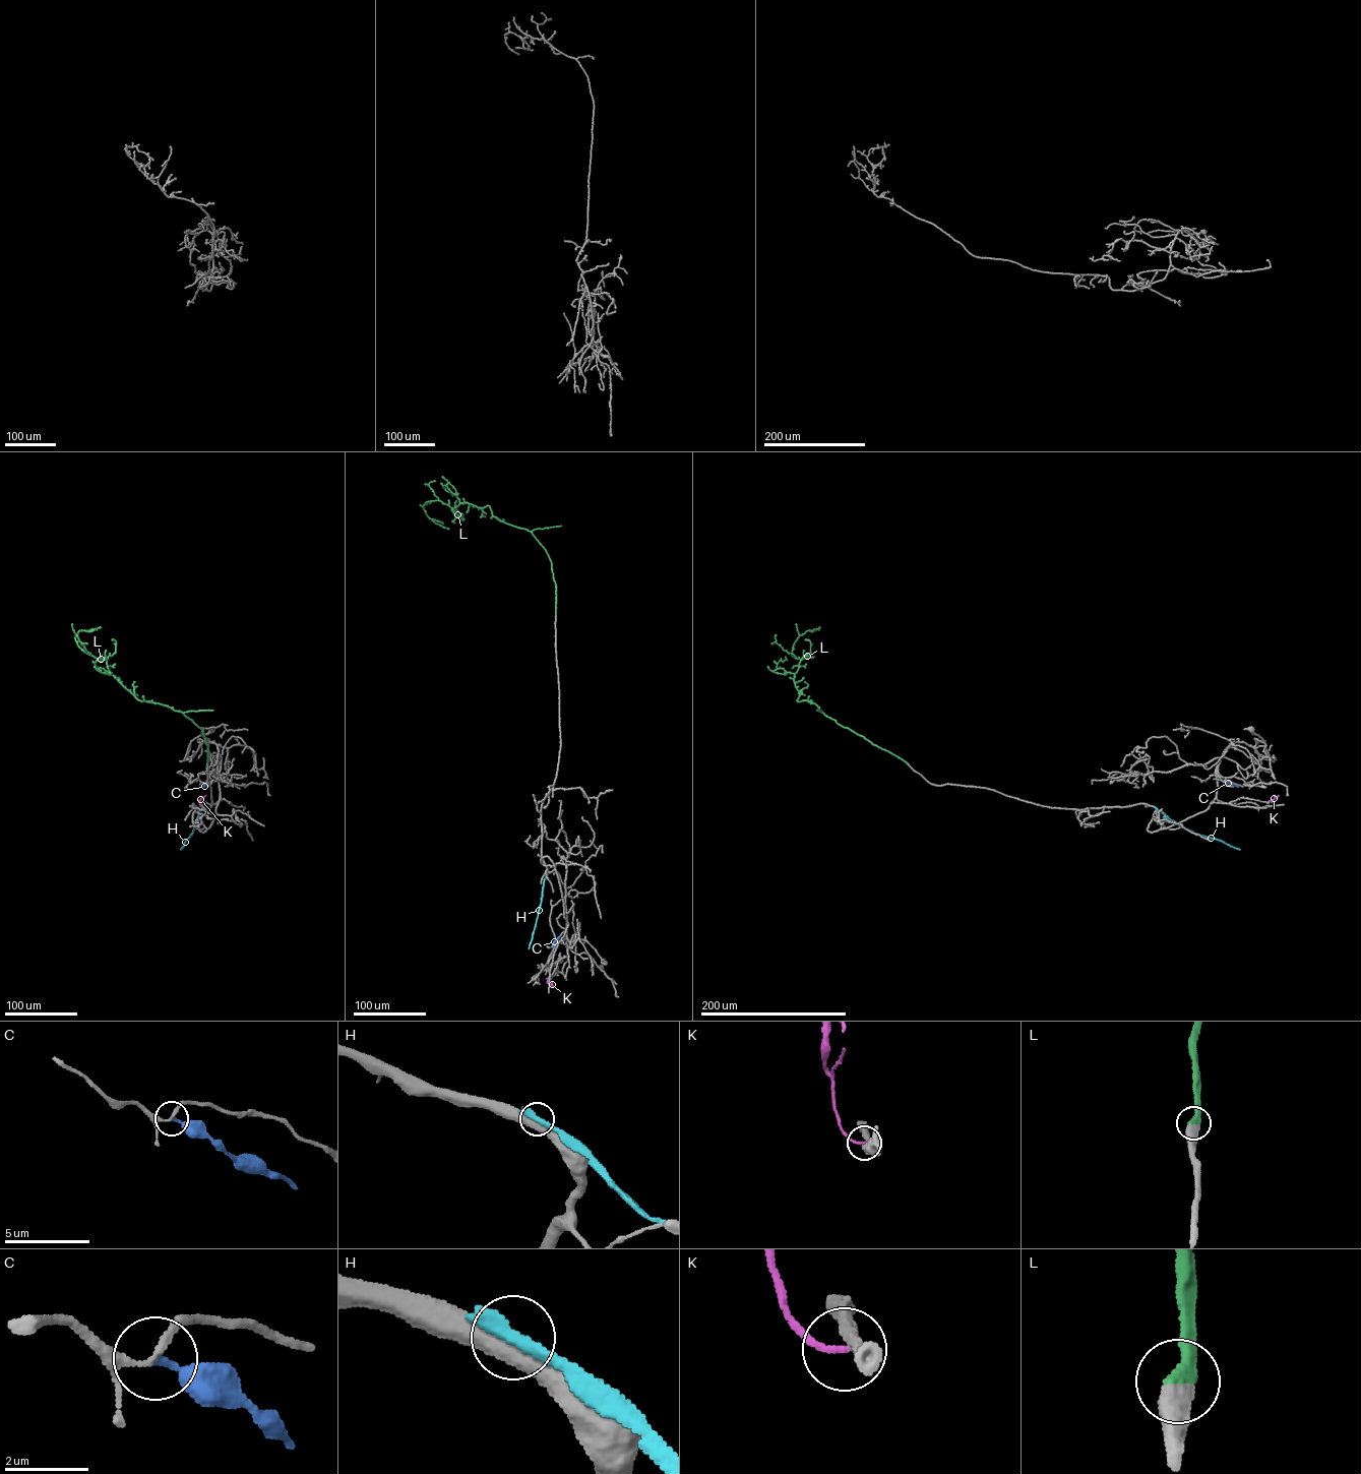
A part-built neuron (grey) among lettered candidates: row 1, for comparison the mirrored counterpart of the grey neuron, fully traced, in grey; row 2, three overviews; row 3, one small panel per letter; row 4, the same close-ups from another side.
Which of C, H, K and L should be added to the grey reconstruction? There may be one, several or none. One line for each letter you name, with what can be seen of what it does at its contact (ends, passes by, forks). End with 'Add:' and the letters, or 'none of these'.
L: It ends there
Add: L

